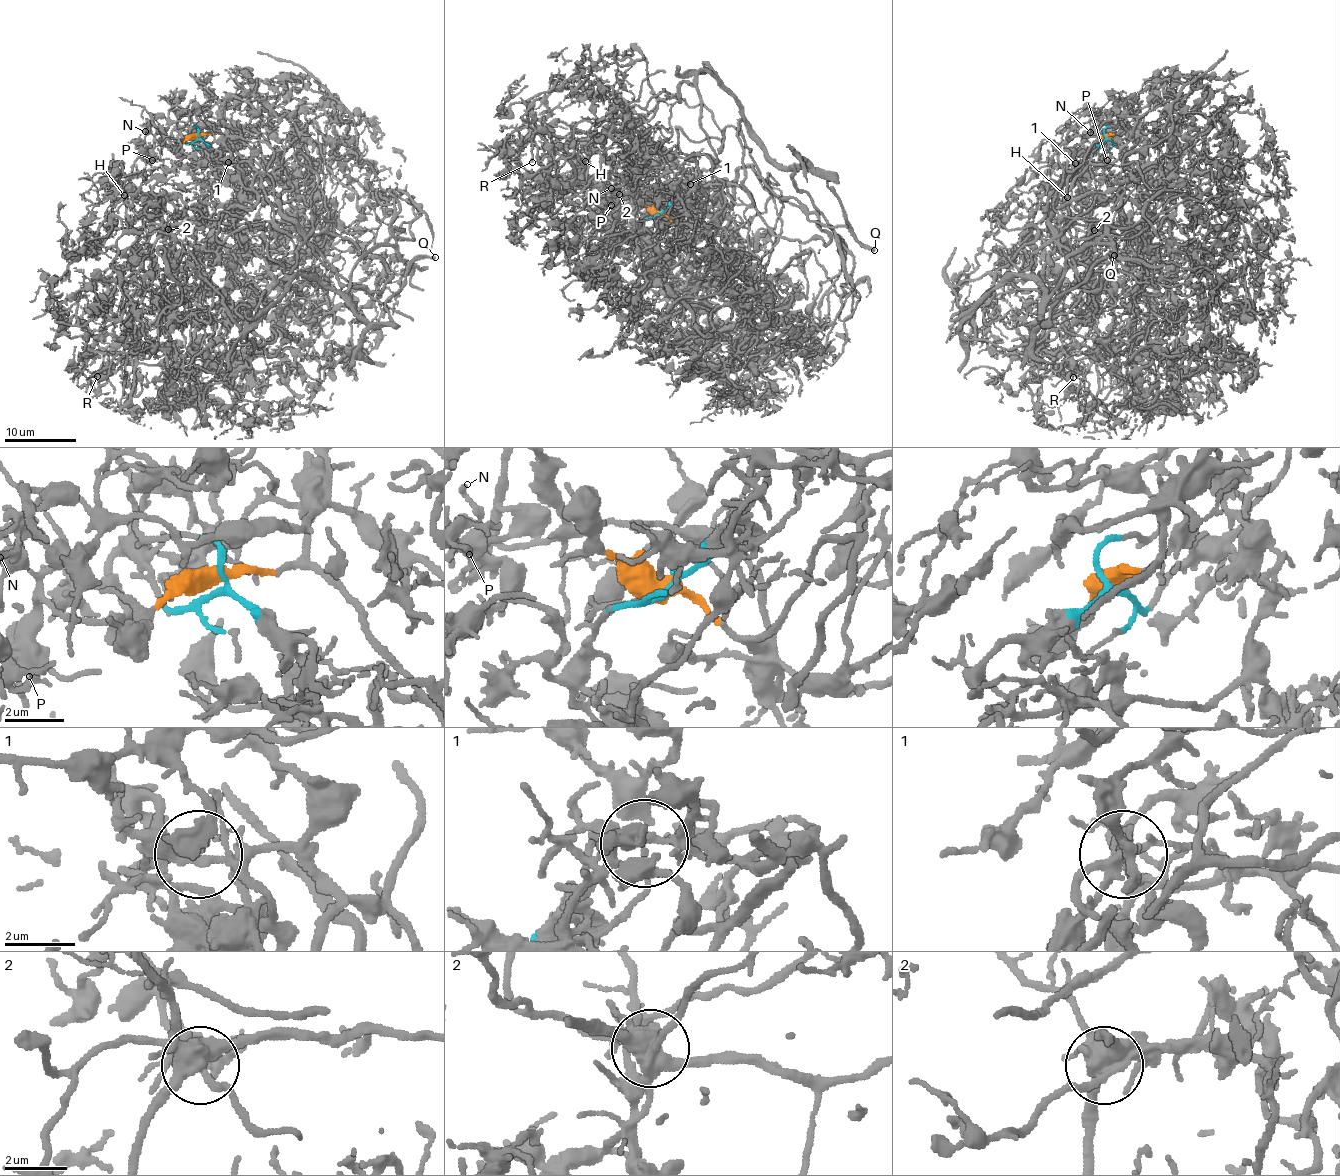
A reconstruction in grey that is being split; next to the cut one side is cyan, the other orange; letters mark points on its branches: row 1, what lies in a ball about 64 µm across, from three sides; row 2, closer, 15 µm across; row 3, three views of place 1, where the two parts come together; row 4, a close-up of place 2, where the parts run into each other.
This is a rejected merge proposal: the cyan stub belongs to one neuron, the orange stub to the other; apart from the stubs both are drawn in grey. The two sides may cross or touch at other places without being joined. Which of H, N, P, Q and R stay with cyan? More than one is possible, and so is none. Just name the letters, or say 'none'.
N, P, Q

